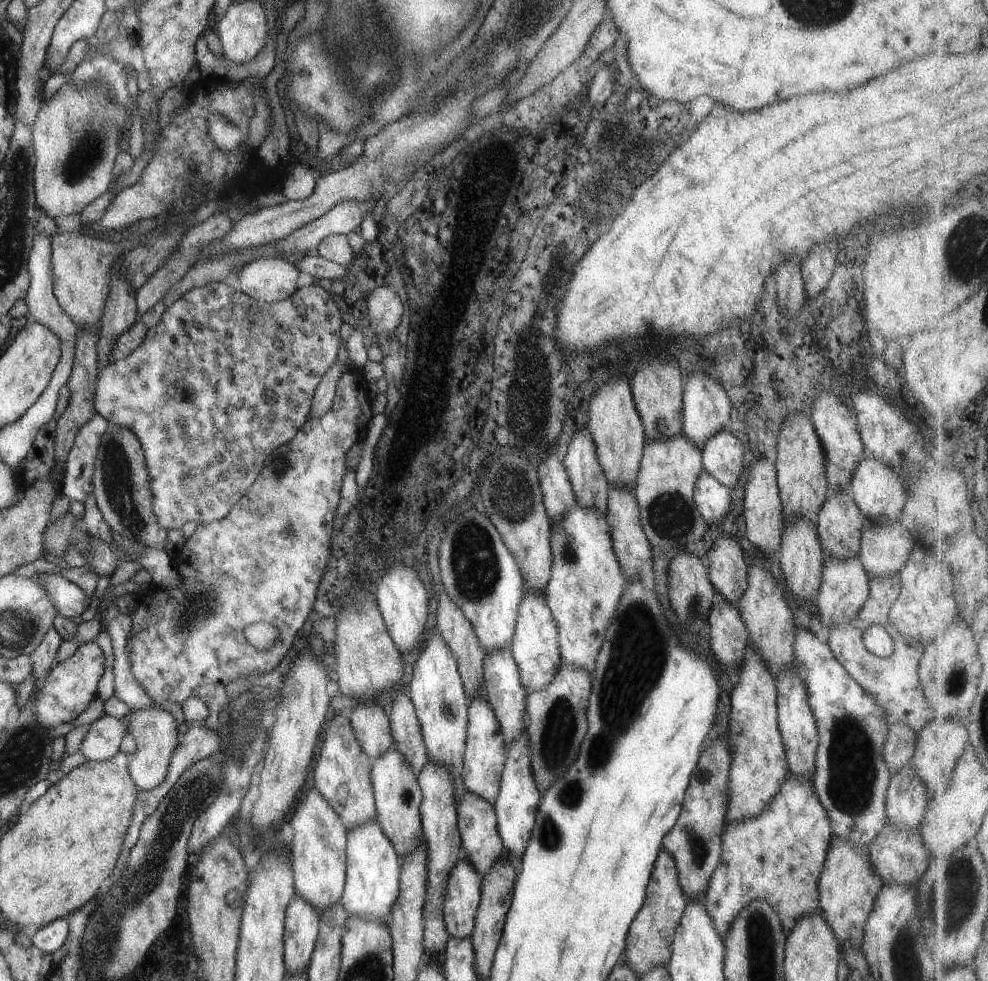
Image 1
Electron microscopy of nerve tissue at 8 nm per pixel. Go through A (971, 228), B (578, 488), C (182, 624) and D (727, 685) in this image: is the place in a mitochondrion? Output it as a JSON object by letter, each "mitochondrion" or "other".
{"A":"mitochondrion","B":"other","C":"mitochondrion","D":"other"}

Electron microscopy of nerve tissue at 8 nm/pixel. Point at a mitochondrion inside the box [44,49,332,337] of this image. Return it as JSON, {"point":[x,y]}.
{"point":[90,145]}

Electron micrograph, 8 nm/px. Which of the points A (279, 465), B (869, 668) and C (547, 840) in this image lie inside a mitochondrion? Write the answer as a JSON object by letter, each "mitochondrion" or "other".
{"A":"mitochondrion","B":"mitochondrion","C":"mitochondrion"}

